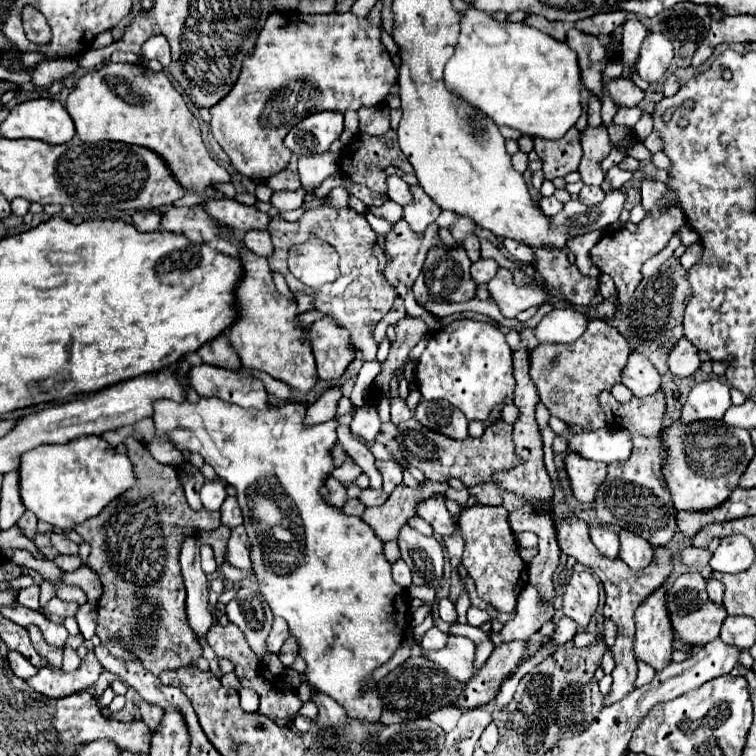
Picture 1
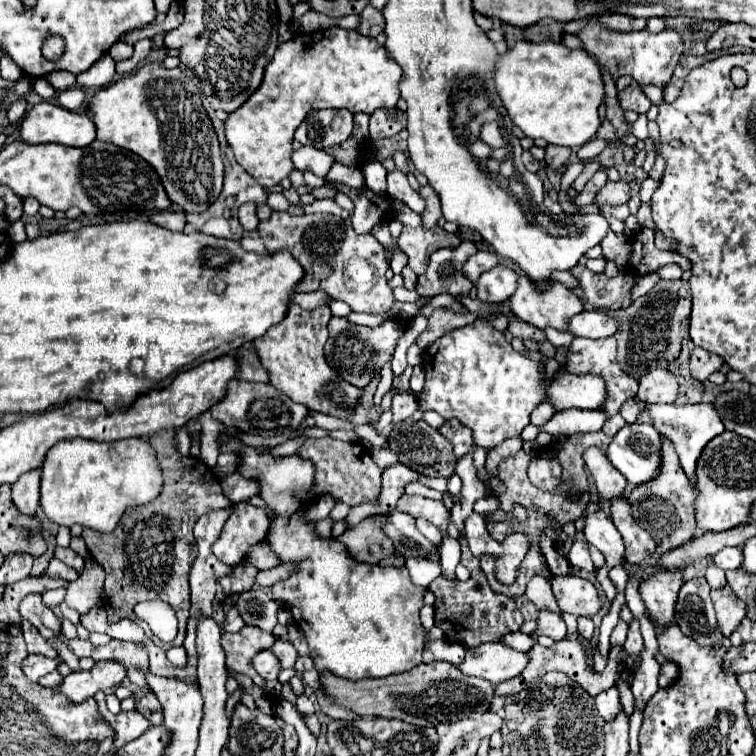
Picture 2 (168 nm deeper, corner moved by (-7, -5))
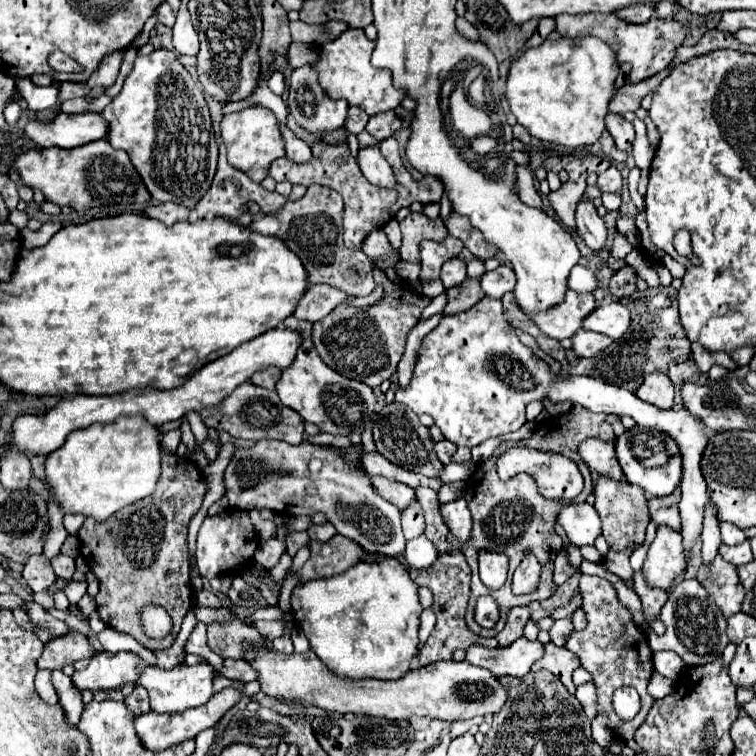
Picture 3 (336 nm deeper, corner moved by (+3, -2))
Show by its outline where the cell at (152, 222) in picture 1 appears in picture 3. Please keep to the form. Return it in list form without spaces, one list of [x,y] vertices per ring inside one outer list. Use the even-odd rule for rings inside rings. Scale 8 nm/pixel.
[[[159,203],[159,205],[149,205],[145,209],[145,215],[171,227],[177,221],[185,221],[189,217],[189,209],[183,205],[175,205],[175,203]]]

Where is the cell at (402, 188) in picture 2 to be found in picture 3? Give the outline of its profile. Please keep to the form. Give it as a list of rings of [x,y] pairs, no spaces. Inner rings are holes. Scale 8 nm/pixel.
[[[379,145],[359,149],[357,163],[369,183],[379,185],[379,187],[393,187],[395,175],[391,171],[391,165],[387,163],[387,159],[381,155]]]

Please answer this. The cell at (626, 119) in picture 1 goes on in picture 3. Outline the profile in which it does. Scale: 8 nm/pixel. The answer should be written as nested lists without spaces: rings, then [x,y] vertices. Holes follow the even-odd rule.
[[[635,119],[633,125],[635,125],[635,131],[637,131],[637,137],[635,137],[631,155],[635,157],[635,163],[637,163],[639,169],[647,169],[651,165],[651,159],[653,159],[653,147],[651,147],[651,143],[647,139],[645,123],[641,119]]]

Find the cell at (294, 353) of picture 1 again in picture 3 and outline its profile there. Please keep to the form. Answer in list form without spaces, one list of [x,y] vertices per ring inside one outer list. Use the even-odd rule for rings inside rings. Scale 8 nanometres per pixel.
[[[289,317],[285,323],[289,329],[301,329],[301,335],[305,335],[305,343],[299,347],[297,357],[291,367],[283,369],[281,381],[277,383],[277,395],[281,403],[293,411],[297,411],[305,421],[315,423],[321,433],[331,433],[331,435],[351,435],[351,433],[361,433],[365,425],[373,419],[375,415],[375,393],[369,385],[353,379],[345,379],[331,367],[327,367],[321,357],[317,355],[313,343],[311,343],[311,323],[309,321],[299,321],[295,317]]]

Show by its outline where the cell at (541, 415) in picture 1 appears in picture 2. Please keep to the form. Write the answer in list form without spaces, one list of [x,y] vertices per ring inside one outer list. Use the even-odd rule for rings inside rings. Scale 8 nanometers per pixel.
[[[539,404],[533,412],[531,412],[531,424],[535,426],[543,426],[549,422],[549,418],[555,414],[551,404]]]

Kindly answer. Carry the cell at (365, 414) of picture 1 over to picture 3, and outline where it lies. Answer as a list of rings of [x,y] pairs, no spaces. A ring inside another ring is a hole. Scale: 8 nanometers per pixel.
[[[483,297],[477,305],[463,313],[445,315],[439,325],[429,335],[425,335],[417,351],[411,385],[395,393],[395,401],[409,405],[417,415],[431,415],[435,419],[435,425],[443,431],[445,439],[469,449],[483,443],[485,439],[517,431],[525,423],[527,403],[543,401],[545,397],[551,403],[567,401],[595,413],[629,415],[641,427],[659,429],[677,439],[677,445],[681,447],[681,455],[685,459],[679,513],[687,571],[691,549],[701,537],[703,511],[709,495],[707,483],[701,473],[701,455],[707,445],[707,431],[697,415],[691,415],[685,407],[661,411],[659,407],[641,401],[637,395],[623,387],[613,387],[611,383],[603,383],[601,379],[585,375],[559,379],[549,371],[547,363],[537,359],[535,353],[519,341],[515,329],[503,317],[501,301],[489,297]]]

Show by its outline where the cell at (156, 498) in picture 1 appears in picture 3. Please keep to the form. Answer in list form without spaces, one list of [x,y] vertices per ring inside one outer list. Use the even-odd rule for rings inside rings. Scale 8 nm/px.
[[[163,453],[163,471],[153,495],[117,511],[117,515],[105,521],[87,517],[79,531],[81,553],[87,547],[87,563],[101,583],[99,595],[95,597],[101,619],[113,629],[133,635],[147,649],[169,647],[191,607],[187,527],[199,511],[203,497],[205,479],[197,471],[197,465],[191,459]],[[145,605],[159,605],[171,615],[173,627],[165,639],[155,641],[145,635],[139,621],[139,611]]]

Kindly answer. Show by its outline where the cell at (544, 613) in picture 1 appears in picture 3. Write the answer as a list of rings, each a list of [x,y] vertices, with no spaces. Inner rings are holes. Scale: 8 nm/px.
[[[559,619],[555,621],[555,625],[551,627],[551,641],[555,645],[565,645],[567,643],[567,637],[573,633],[573,623],[571,619]]]

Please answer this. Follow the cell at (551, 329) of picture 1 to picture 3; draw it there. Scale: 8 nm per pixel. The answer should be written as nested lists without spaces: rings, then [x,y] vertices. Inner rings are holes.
[[[621,303],[611,305],[599,305],[593,315],[585,321],[585,329],[593,329],[599,333],[609,335],[611,339],[619,341],[631,327],[631,313]]]

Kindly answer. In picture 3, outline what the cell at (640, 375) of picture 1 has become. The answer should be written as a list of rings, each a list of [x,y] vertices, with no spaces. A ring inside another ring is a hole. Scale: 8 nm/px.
[[[651,373],[645,377],[643,385],[635,393],[641,401],[651,403],[659,409],[671,409],[673,407],[673,383],[667,375]]]

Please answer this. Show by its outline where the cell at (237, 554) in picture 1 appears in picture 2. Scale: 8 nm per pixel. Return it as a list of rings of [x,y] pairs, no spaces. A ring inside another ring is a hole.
[[[259,542],[255,546],[249,548],[247,552],[247,560],[257,568],[257,570],[267,570],[267,568],[273,568],[279,564],[279,560],[275,560],[275,556],[271,554],[269,546],[265,542]]]

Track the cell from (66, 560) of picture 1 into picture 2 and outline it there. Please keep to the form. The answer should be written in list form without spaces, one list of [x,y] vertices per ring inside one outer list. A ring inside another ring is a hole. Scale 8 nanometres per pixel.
[[[53,558],[53,560],[49,562],[49,566],[47,566],[45,572],[47,572],[51,578],[65,578],[65,580],[69,580],[69,582],[79,578],[79,572],[77,572],[77,570],[73,570],[71,566],[59,562],[57,558]]]

